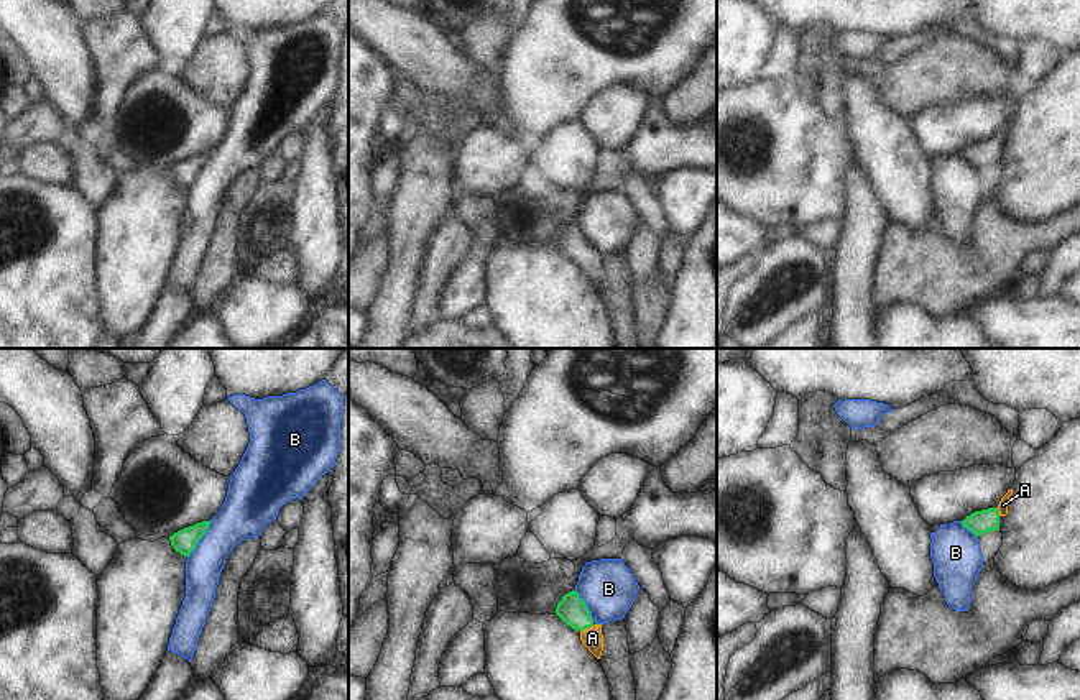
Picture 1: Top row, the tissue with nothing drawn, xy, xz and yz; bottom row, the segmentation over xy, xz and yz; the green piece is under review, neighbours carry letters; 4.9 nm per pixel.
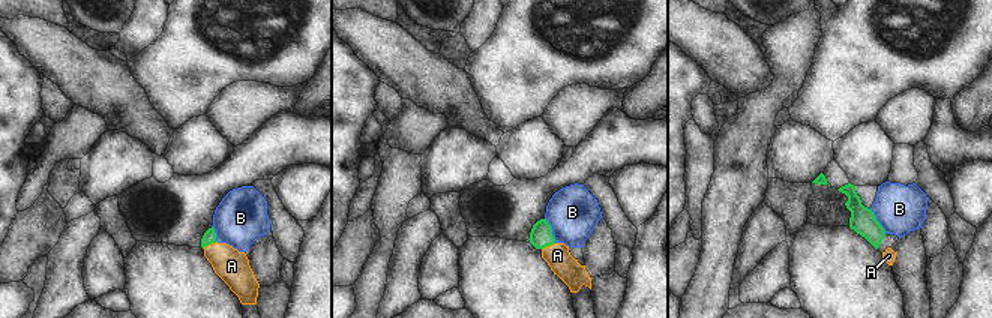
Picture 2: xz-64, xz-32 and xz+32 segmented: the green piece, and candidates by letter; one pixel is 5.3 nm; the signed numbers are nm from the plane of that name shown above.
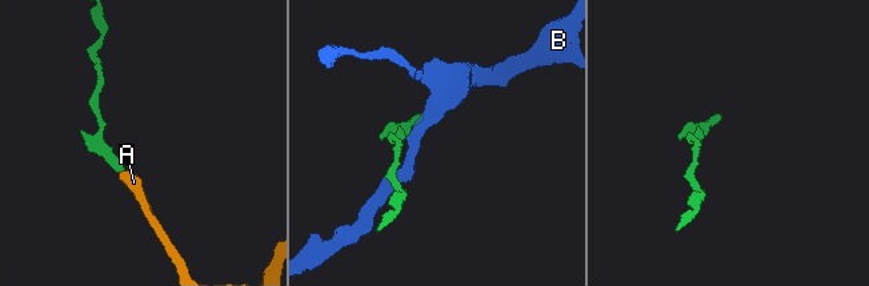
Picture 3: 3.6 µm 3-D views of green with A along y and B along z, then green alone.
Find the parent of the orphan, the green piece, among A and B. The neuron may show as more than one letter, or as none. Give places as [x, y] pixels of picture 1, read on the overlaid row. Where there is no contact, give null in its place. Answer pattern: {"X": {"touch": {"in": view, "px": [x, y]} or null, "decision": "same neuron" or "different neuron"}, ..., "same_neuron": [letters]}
{"A": {"touch": {"in": "xz", "px": [587, 626]}, "decision": "same neuron"}, "B": {"touch": {"in": "xy", "px": [199, 538]}, "decision": "different neuron"}, "same_neuron": ["A"]}

